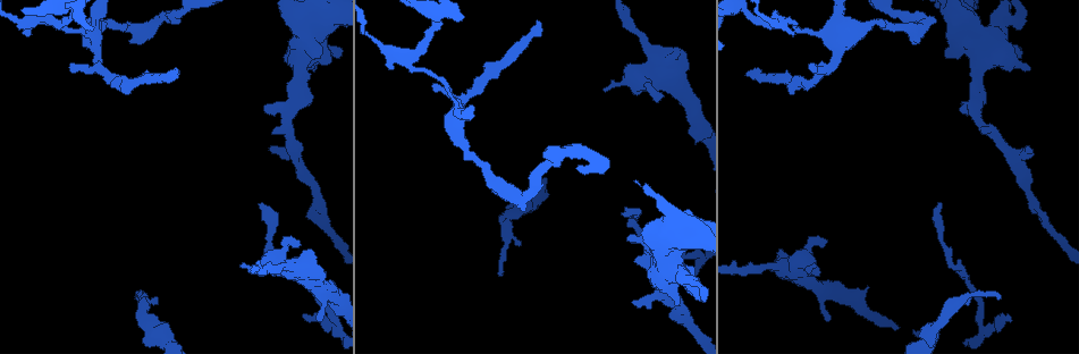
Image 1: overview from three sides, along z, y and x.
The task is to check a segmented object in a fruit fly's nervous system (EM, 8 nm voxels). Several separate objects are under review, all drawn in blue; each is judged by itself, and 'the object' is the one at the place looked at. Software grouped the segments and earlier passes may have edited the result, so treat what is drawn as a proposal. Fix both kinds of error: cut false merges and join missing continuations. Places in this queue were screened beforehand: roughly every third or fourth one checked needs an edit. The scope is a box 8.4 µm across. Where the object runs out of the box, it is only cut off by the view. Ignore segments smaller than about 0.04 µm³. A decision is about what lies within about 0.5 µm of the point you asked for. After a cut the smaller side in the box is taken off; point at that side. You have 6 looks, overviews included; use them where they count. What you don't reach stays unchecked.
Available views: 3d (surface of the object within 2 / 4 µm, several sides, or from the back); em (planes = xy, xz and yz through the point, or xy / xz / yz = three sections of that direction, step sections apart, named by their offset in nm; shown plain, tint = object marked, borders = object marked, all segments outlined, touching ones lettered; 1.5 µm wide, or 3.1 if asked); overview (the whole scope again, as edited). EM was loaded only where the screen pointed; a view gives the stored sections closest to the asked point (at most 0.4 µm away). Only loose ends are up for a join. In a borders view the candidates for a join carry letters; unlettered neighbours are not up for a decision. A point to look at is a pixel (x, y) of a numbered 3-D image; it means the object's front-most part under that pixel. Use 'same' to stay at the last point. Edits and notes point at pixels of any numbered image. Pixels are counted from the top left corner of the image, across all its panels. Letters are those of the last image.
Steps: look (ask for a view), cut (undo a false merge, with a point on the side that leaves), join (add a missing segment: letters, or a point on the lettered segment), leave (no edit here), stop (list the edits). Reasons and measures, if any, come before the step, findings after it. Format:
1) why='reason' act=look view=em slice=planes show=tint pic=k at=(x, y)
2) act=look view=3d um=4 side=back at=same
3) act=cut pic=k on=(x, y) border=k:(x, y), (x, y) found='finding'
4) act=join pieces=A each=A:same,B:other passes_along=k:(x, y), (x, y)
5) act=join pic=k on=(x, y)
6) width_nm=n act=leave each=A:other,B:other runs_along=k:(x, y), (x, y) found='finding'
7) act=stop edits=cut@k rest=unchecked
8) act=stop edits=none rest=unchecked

why='abrupt turn' act=look view=em slice=planes show=plain pic=1 at=(160, 20)

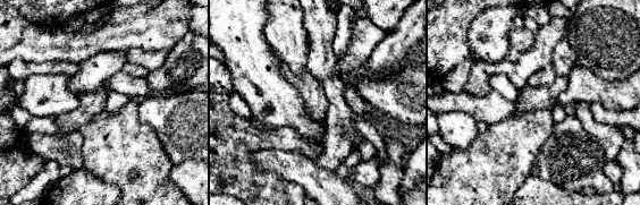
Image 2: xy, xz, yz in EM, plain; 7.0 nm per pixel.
act=look view=em slice=planes show=borders at=same

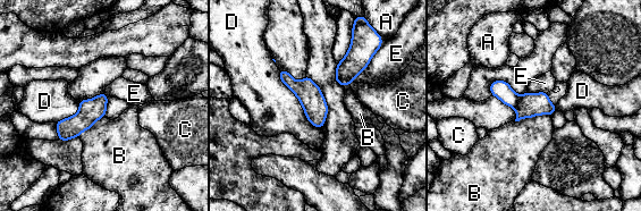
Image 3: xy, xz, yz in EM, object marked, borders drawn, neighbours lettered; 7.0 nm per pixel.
width_nm=160 act=cut pic=3 on=(530, 104) each=A:other,B:other,C:other,D:other,E:other border=3:(520, 96), (514, 107) found='two neurons meet here'

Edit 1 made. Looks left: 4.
act=look view=overview

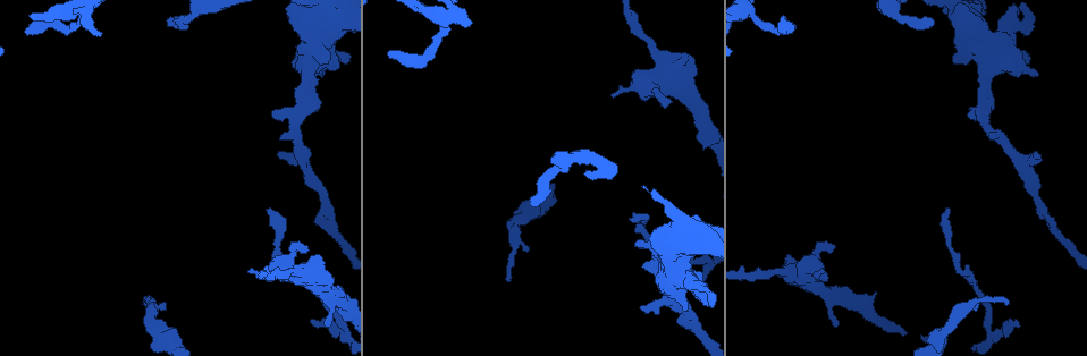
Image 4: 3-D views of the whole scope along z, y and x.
why='free end' act=look view=em slice=planes show=borders pic=4 at=(311, 319)

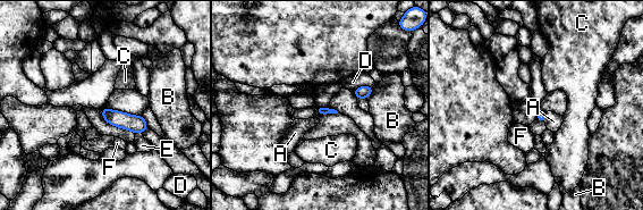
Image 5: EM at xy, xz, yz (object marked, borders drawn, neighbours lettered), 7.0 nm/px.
longest_contact=D:140nm act=join pieces=A each=A:same,B:other,C:other,D:other,E:other,F:other passes_along=5:(540, 115), (544, 118), (553, 122) found='the neuron continues'

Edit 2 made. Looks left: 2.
why='an open end' act=look view=em slice=planes show=plain pic=4 at=(507, 281)

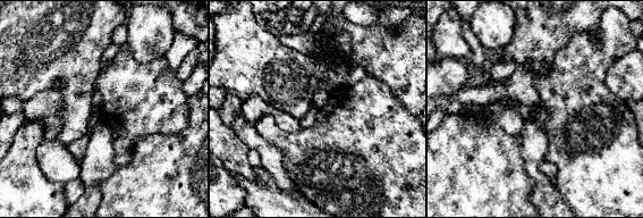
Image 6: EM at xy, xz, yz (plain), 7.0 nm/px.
act=look view=em slice=planes show=borders at=same

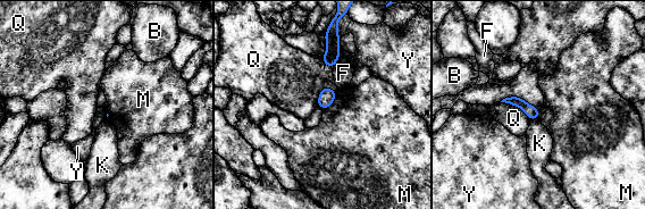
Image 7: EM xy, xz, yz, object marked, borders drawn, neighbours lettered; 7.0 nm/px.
act=leave each=B:other,F:other,K:other,M:other,Q:other,Y:other border=7:(336, 92), (333, 101), (323, 109) found='no lettered segment goes on from it'

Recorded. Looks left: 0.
act=stop edits=cut@3,join@5 rest=unchecked

